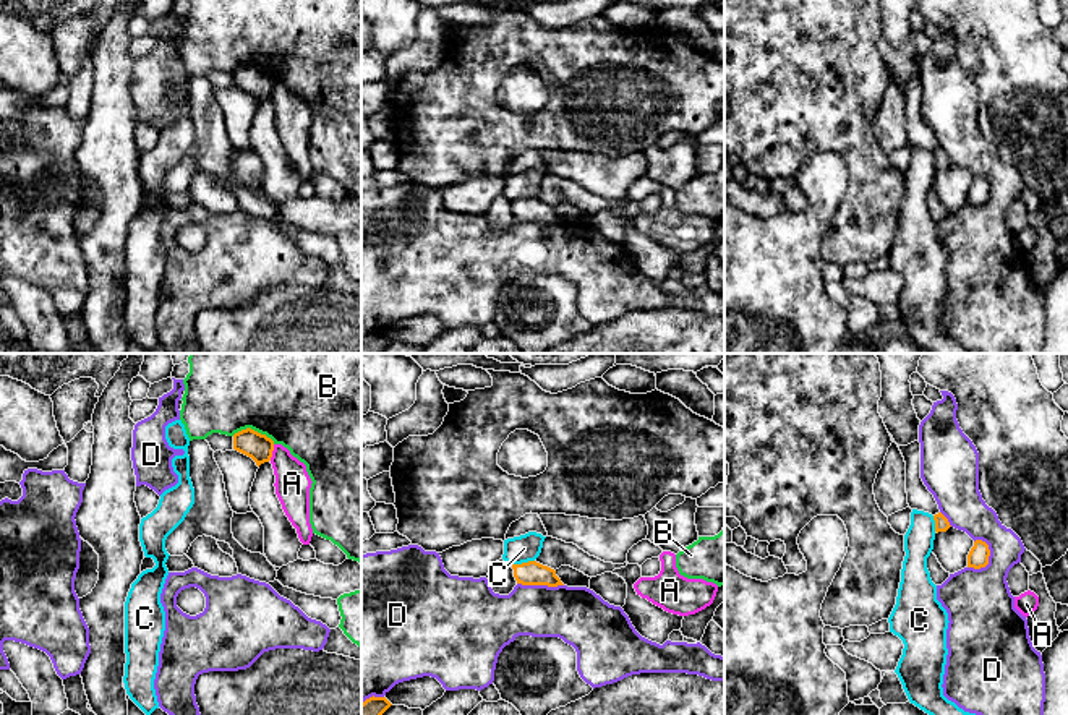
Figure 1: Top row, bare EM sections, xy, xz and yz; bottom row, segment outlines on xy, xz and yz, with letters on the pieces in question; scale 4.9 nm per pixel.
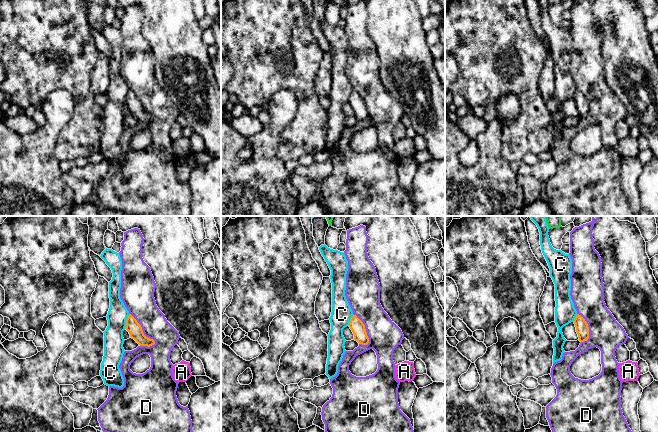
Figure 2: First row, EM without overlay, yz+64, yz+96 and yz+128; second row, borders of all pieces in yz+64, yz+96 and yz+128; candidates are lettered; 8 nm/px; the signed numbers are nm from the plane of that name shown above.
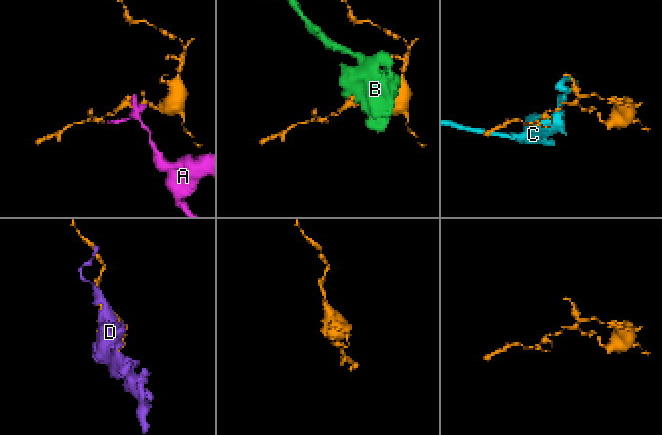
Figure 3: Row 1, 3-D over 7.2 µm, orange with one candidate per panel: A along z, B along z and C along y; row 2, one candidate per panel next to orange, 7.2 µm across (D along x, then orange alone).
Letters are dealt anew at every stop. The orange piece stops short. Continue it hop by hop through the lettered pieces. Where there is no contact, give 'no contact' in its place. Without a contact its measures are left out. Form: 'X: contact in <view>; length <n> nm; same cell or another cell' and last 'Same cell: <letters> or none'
A: contact in xy; length 80 nm; another cell
B: contact in xy; length 220 nm; another cell
C: contact in xz; length 110 nm; another cell
D: contact in yz; length 170 nm; another cell
Same cell: none

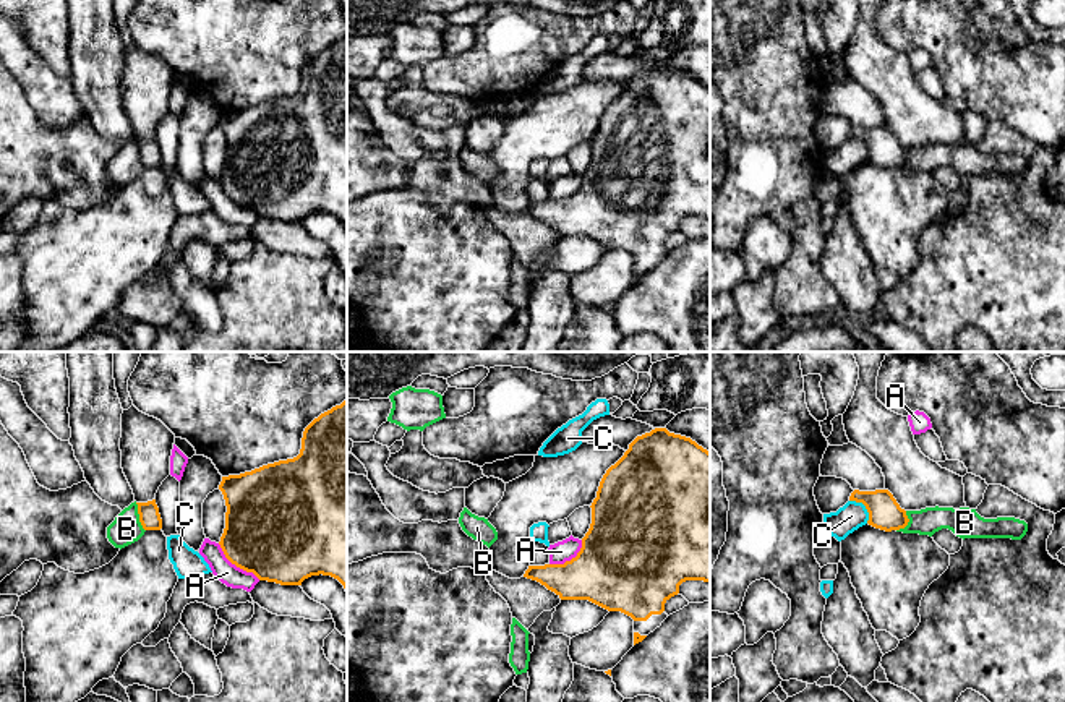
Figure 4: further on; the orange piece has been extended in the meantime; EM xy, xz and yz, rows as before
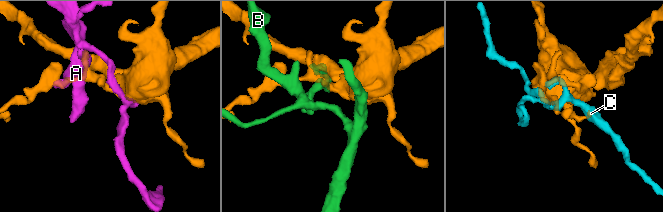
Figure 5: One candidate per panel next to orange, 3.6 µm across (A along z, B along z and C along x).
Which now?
A: contact in xy; length 280 nm; another cell
B: contact in xy; length 150 nm; another cell
C: contact in yz; length 150 nm; another cell
Same cell: none

